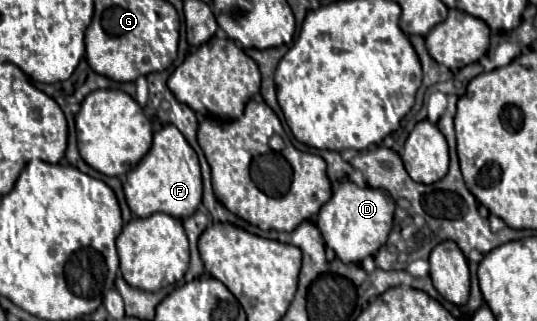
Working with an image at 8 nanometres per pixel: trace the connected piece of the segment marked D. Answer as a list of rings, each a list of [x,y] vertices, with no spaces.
[[[343,181],[327,203],[321,205],[317,215],[317,229],[321,231],[325,245],[335,251],[343,263],[361,263],[363,257],[375,255],[385,245],[393,227],[395,203],[385,189],[361,189],[351,181]]]

